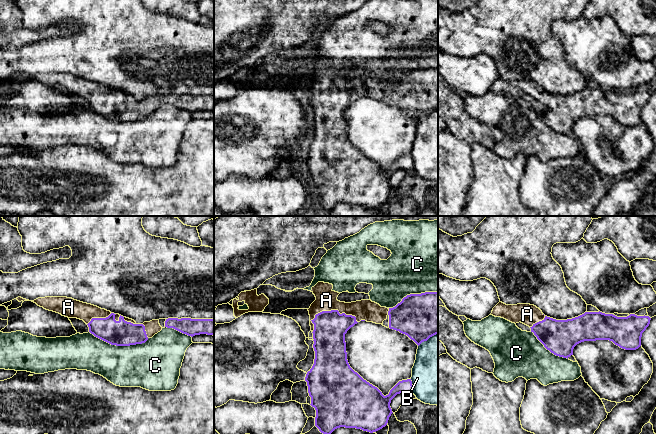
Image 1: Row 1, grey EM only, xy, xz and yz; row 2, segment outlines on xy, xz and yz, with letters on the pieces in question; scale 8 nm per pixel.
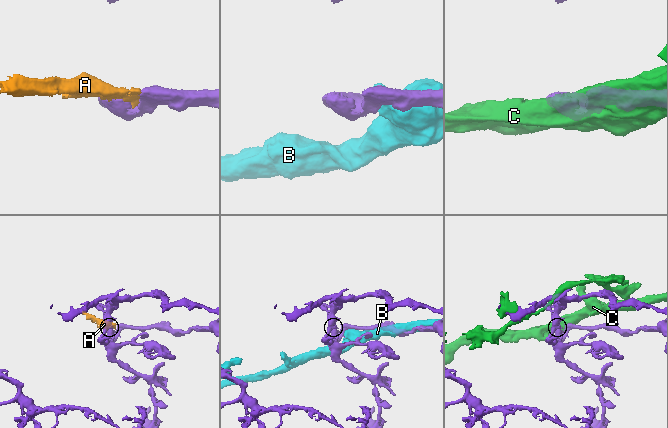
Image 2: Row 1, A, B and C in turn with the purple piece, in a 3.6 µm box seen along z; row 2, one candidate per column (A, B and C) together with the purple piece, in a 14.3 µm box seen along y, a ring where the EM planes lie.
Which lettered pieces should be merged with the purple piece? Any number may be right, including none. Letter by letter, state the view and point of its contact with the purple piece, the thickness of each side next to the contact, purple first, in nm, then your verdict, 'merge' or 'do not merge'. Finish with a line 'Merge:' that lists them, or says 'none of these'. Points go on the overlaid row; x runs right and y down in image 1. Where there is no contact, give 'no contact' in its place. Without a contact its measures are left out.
A: meets purple in xz at (335, 310); 260 nm thick on the purple side, 180 nm on the other; merge
B: meets purple in xz at (412, 386); 110 nm thick on the purple side, 420 nm on the other; do not merge
C: meets purple in xy at (119, 345); 200 nm thick on the purple side, 360 nm on the other; do not merge
Merge: A

